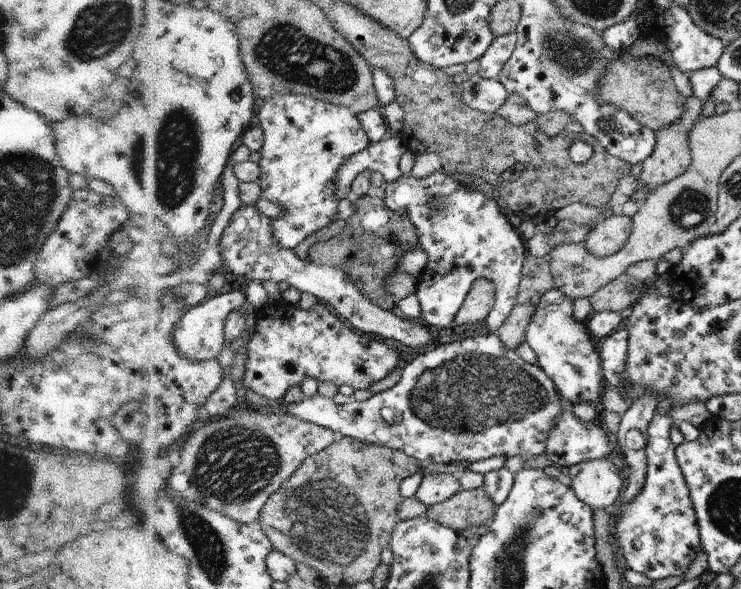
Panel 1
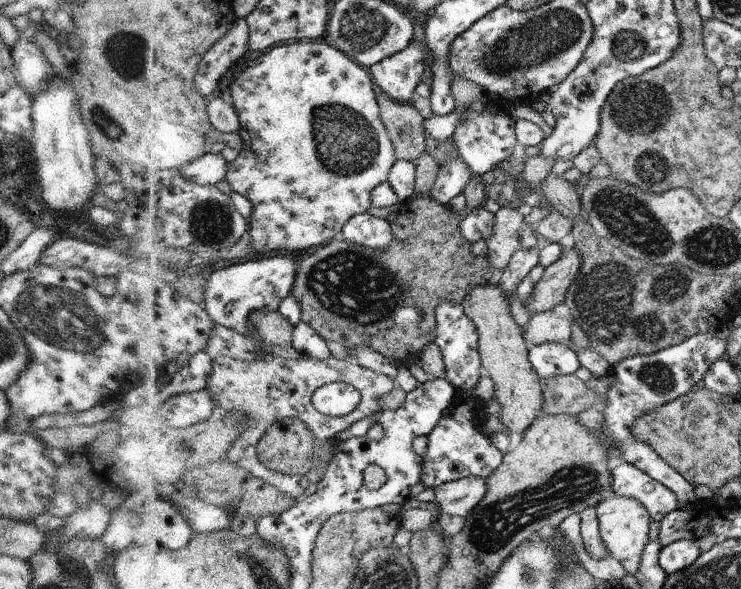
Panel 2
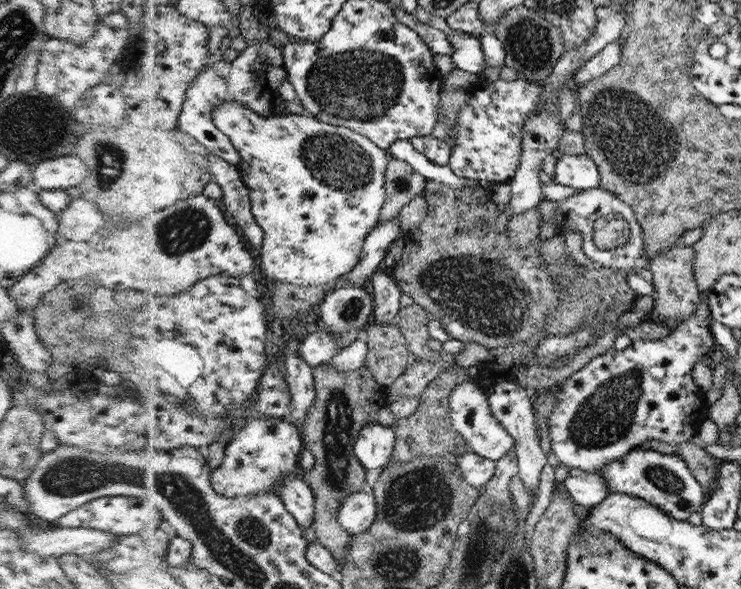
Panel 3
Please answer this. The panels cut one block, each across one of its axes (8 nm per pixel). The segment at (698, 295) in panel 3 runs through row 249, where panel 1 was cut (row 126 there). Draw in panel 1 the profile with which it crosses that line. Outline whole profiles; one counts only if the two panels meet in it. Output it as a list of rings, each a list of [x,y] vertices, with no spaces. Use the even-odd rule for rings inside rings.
[[[696,96],[687,98],[683,116],[670,127],[655,132],[657,144],[655,152],[648,156],[642,164],[642,173],[638,176],[639,183],[644,185],[648,193],[656,191],[659,187],[670,183],[670,180],[678,179],[689,168],[692,160],[692,147],[689,145],[689,132],[693,129],[696,121],[701,118],[704,102]]]

